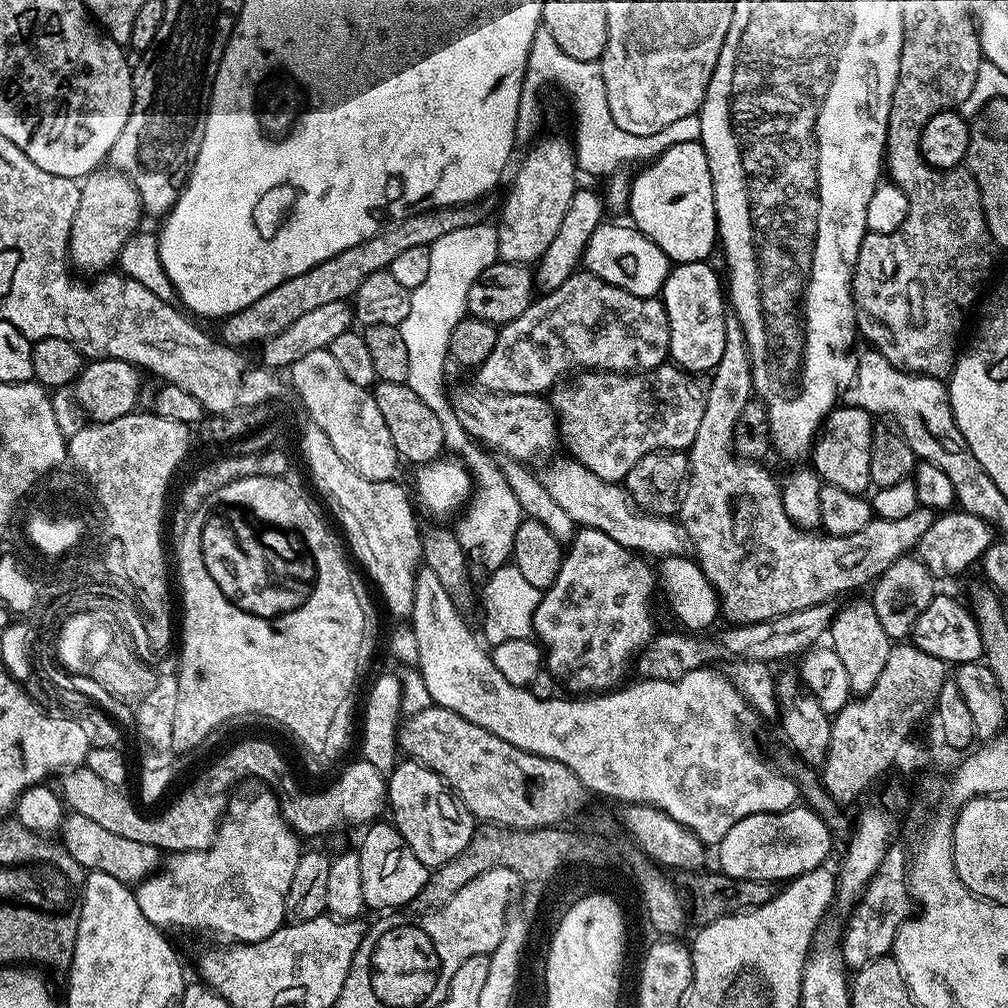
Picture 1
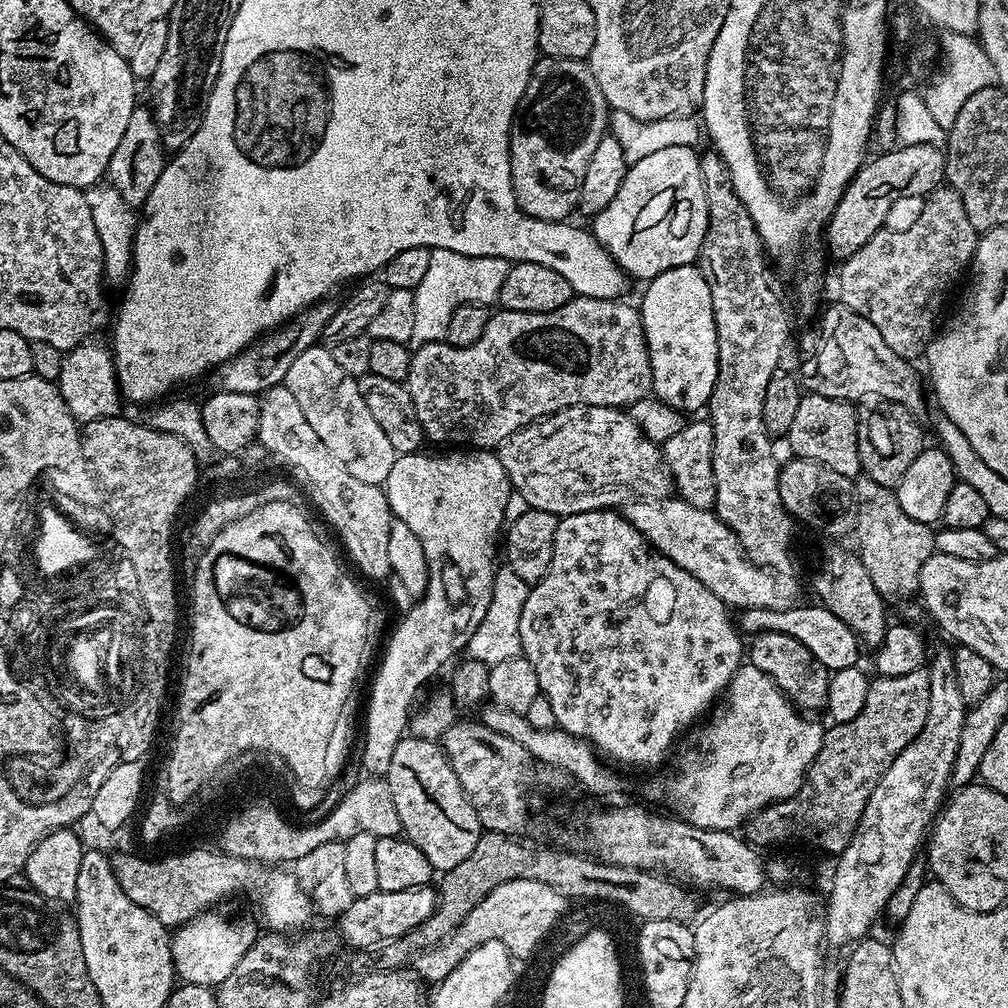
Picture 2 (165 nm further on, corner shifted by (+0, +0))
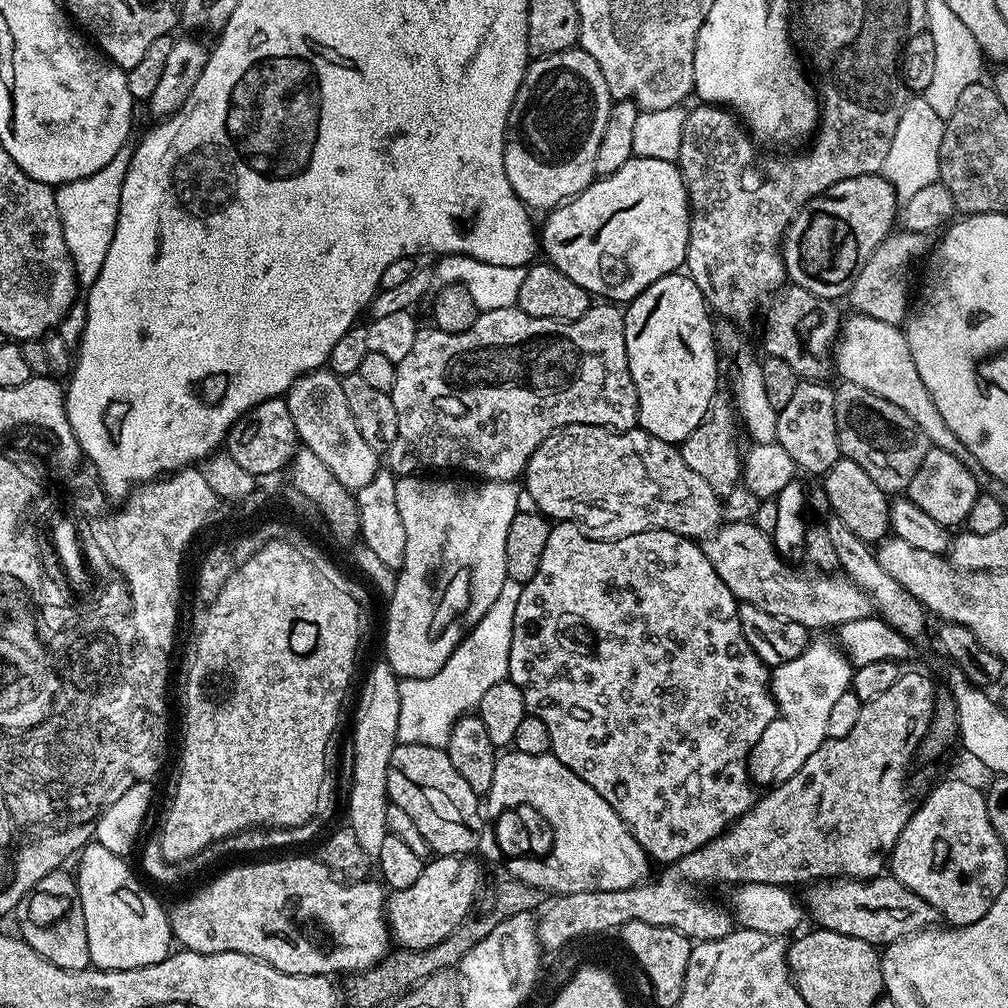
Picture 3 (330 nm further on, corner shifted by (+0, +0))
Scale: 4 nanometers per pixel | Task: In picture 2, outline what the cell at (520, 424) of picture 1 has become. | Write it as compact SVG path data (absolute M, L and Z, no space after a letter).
M585 404L564 408L561 412L556 412L552 416L545 416L544 419L537 420L536 423L528 424L522 430L518 430L509 440L504 441L504 443L500 445L498 455L514 491L518 494L522 494L522 497L526 498L526 502L530 508L546 510L550 514L559 517L569 516L570 514L582 514L590 510L602 510L603 508L612 510L617 506L623 506L627 504L628 501L637 498L641 500L663 500L674 488L672 475L668 473L668 468L664 464L664 453L661 445L654 443L650 438L646 438L646 434L636 425L632 415L622 408L586 406Z

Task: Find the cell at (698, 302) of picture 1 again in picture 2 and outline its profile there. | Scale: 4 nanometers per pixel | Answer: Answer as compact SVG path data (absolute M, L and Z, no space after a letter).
M687 264L666 270L647 281L644 297L638 300L642 326L650 354L652 392L655 399L666 406L677 408L682 414L696 414L707 405L718 378L718 334L714 322L714 306L710 302L710 286L699 267Z

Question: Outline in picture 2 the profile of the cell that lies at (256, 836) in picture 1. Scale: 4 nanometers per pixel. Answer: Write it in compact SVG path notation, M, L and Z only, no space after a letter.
M216 910L204 912L201 916L187 920L171 933L172 965L176 967L176 975L183 983L215 989L216 985L226 982L226 978L233 972L234 966L238 966L242 954L246 954L246 950L250 950L250 946L256 941L258 929L250 921L227 920L226 917L219 916L218 913L219 911Z

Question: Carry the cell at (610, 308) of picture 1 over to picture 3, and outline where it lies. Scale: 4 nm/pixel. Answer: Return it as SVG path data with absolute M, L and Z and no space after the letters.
M596 302L591 308L586 310L586 314L582 314L582 318L577 320L551 320L550 318L534 318L530 314L526 314L521 308L515 306L511 308L503 308L502 310L490 310L489 312L481 312L480 317L474 322L474 326L470 326L470 330L462 330L458 334L450 334L438 330L435 326L421 327L414 338L414 346L411 347L410 352L403 358L401 362L396 365L396 377L394 378L394 386L390 393L394 408L398 410L398 438L394 438L394 442L388 448L386 453L386 464L389 469L397 477L414 476L423 473L425 470L432 470L428 468L457 468L460 472L473 472L474 475L480 476L481 481L485 480L511 480L513 482L519 481L524 475L524 467L530 462L530 454L534 454L534 450L538 450L538 446L542 446L542 442L551 432L556 432L560 428L565 428L571 424L589 424L590 426L602 426L603 428L610 428L617 432L627 432L628 429L637 427L638 421L636 415L638 414L638 394L634 386L634 378L630 374L630 366L628 365L628 355L626 354L626 326L624 325L624 312L621 311L615 303L612 302Z

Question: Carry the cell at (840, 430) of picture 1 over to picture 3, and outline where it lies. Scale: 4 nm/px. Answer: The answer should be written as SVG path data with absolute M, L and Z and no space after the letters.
M802 382L786 406L777 414L776 443L790 454L801 473L823 474L842 459L838 442L838 422L834 422L834 391L824 382Z

